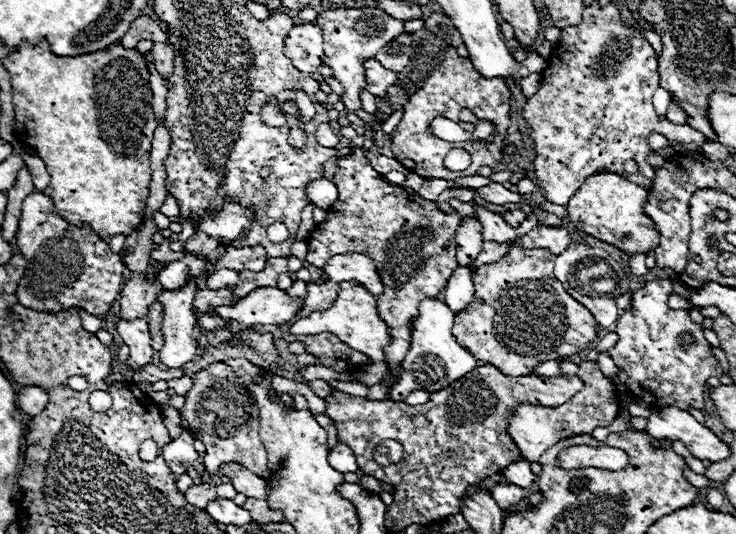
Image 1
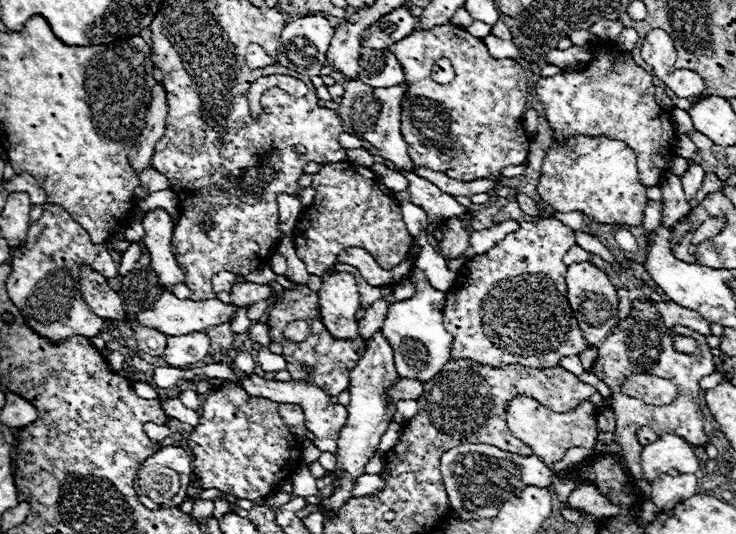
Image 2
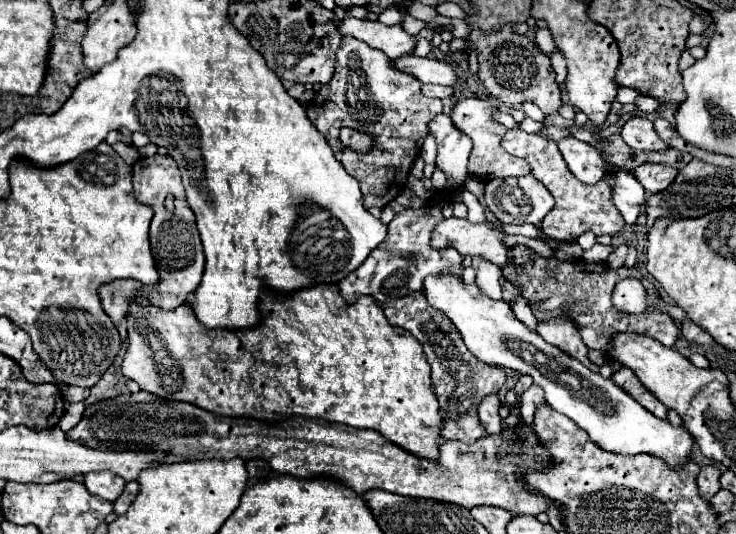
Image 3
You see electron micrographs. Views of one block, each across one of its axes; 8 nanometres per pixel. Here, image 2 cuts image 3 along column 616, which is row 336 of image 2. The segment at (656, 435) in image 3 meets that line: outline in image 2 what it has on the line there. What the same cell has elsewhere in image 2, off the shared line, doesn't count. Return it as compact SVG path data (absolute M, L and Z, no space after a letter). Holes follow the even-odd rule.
M414 268L410 278L418 284L418 290L410 300L396 302L388 308L382 334L390 340L390 346L394 348L394 364L398 368L398 374L402 378L428 382L432 380L432 376L436 376L442 370L444 364L452 360L450 356L452 334L446 332L442 324L442 318L444 318L442 310L446 304L446 294L428 286L426 274L420 268Z

